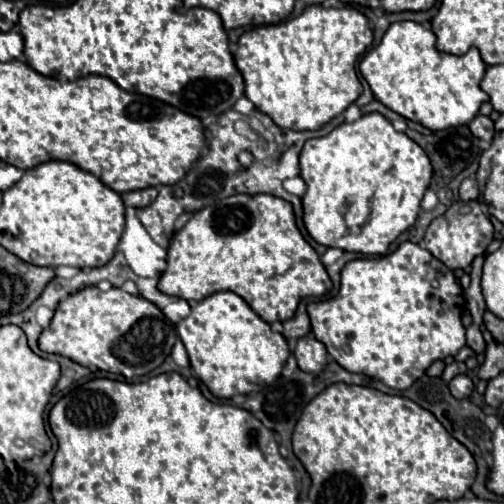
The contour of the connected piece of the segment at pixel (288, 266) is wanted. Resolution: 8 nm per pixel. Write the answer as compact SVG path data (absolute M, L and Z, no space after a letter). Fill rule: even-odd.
M232 195L212 207L204 207L172 237L168 247L168 267L158 281L158 289L186 301L202 301L218 291L240 295L264 321L288 321L294 317L304 297L320 297L332 291L332 281L314 247L296 227L294 209L288 201L272 195Z

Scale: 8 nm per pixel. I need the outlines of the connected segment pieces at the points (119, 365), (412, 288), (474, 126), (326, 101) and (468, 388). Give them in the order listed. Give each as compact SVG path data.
M88 287L58 305L52 323L42 331L38 345L44 353L58 353L84 367L98 367L132 379L160 367L170 355L174 341L174 325L148 299L130 295L118 287L108 291Z
M406 241L402 243L394 253L390 255L384 255L384 257L368 257L358 258L350 263L344 265L342 269L342 281L340 281L340 291L334 299L328 299L328 301L314 301L308 305L308 315L310 315L310 321L312 321L312 333L316 335L318 341L322 341L328 349L328 353L332 355L332 359L336 363L340 363L346 371L352 371L352 373L362 373L362 375L368 375L368 377L374 377L374 379L380 379L384 381L384 385L392 387L392 389L408 389L416 379L420 379L426 369L434 363L434 361L442 361L444 357L448 355L456 355L464 345L466 345L466 329L462 325L462 311L464 311L464 295L462 295L462 287L458 285L456 277L452 279L452 269L448 269L442 261L438 261L430 251L422 249L420 245L412 243L412 241Z
M476 115L472 121L470 121L470 131L472 131L472 135L476 135L478 139L484 139L484 141L492 141L492 137L494 137L494 121L490 119L490 117L486 117L486 115Z
M310 5L302 11L302 15L288 19L284 23L248 29L238 41L238 51L234 59L236 67L244 77L244 95L256 105L256 109L266 113L282 129L316 131L322 125L326 125L332 117L346 111L348 105L352 105L360 97L362 83L356 75L356 61L372 45L372 41L372 27L362 11L350 5Z
M458 375L458 377L454 377L448 385L450 385L450 393L452 393L456 399L466 399L466 397L470 397L470 393L472 393L472 389L474 389L474 383L472 383L472 379L470 379L468 375Z

